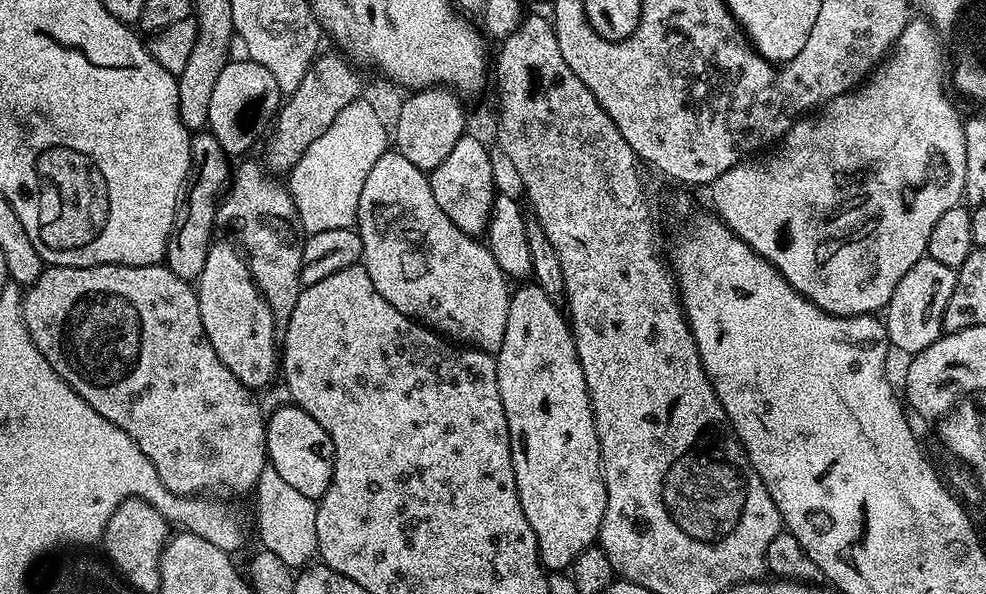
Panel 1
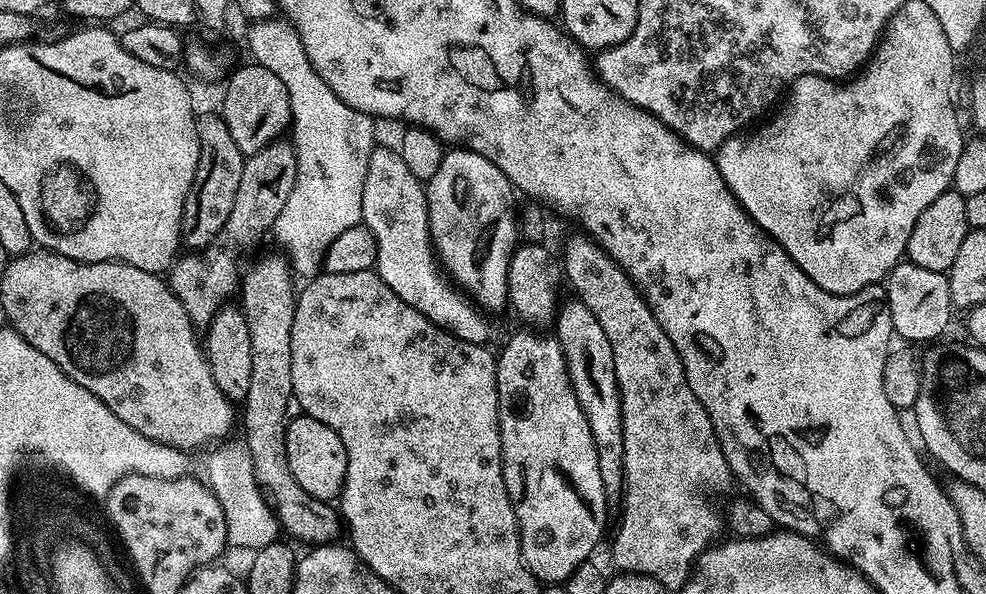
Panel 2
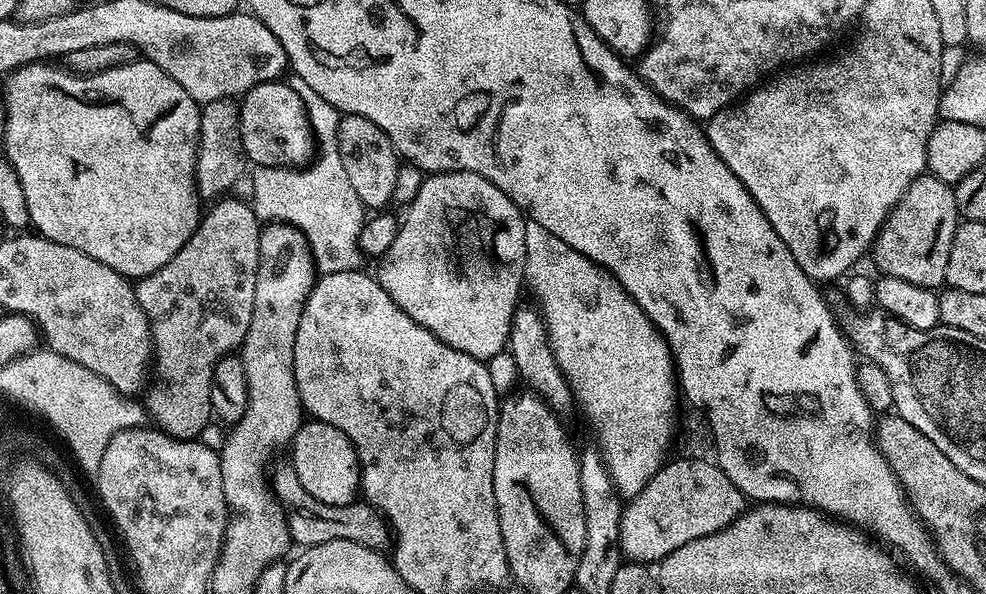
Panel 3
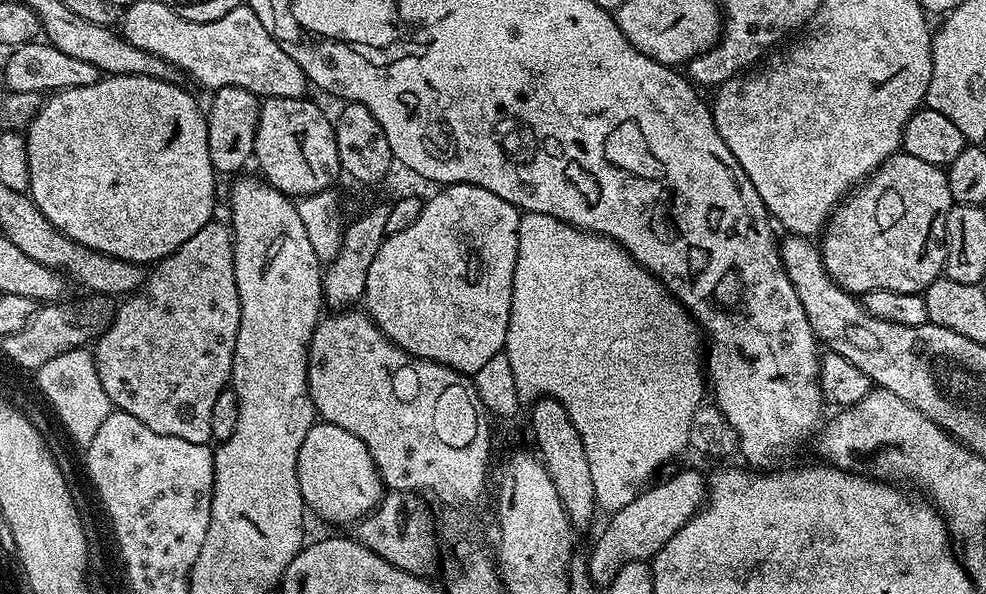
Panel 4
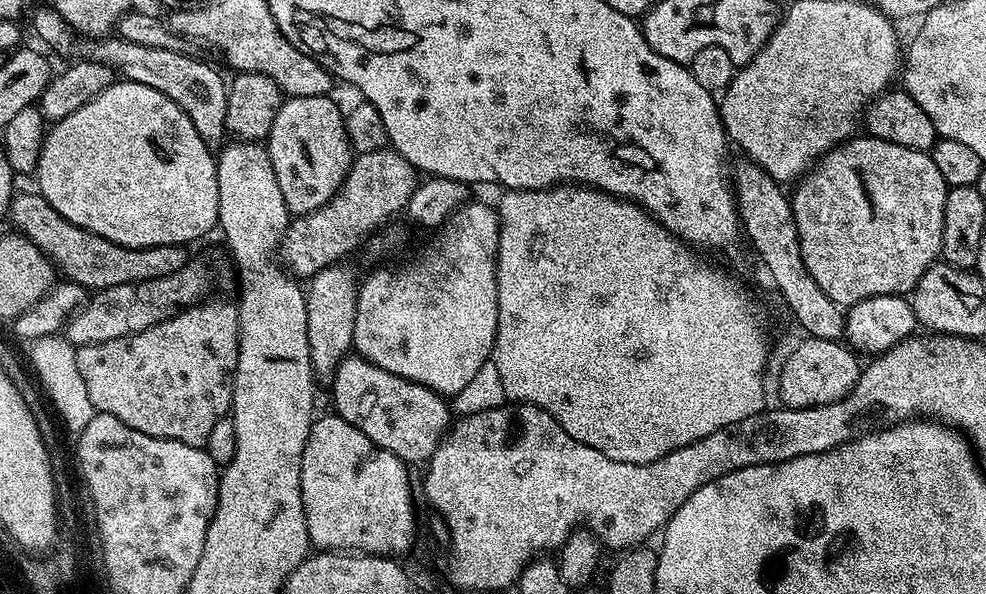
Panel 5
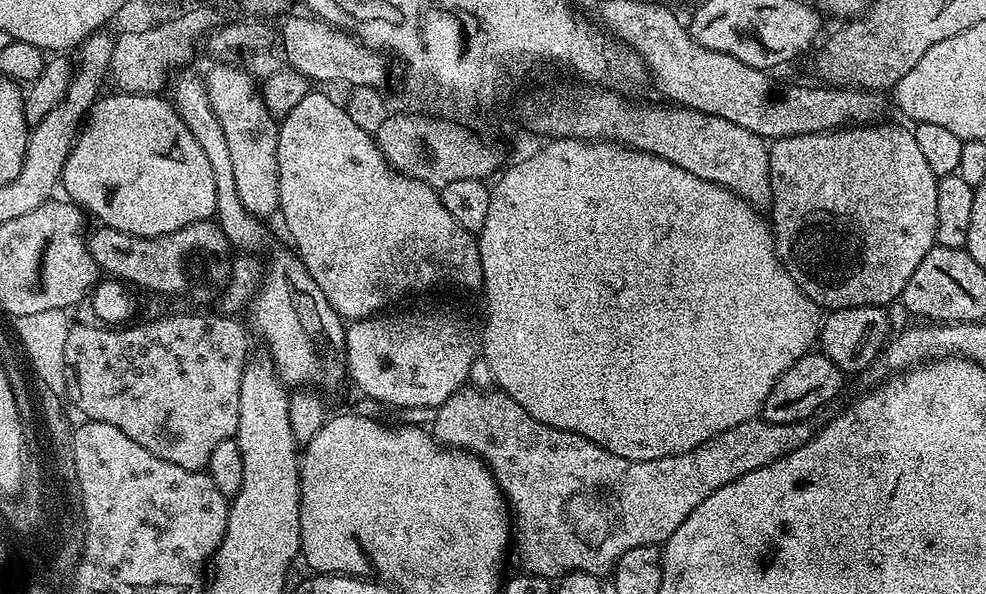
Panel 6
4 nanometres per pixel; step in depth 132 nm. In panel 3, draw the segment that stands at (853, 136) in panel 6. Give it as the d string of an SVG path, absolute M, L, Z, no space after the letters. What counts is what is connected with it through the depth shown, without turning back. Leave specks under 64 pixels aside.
M931 174L920 176L906 190L906 194L892 207L892 212L880 228L874 245L877 273L894 278L906 278L914 286L939 289L946 278L946 262L950 262L950 242L954 242L954 230L958 223L953 185L942 182Z

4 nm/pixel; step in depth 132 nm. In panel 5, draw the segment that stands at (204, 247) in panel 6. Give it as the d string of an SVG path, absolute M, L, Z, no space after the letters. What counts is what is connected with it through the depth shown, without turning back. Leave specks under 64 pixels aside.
M17 191L13 195L7 219L12 220L16 227L13 229L19 235L34 242L40 252L46 253L65 281L80 284L87 290L103 290L150 278L166 278L166 274L174 274L184 265L186 253L181 245L149 248L118 246L90 230L82 230L82 226L74 226L74 222L66 222L66 218L62 218L62 214L58 214L58 210L54 210L54 206L50 206L50 202L46 202L39 191L31 191Z

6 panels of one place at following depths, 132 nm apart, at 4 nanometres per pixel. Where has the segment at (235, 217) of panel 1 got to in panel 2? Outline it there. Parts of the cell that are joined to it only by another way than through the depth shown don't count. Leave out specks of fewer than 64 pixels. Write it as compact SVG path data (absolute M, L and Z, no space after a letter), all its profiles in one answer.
M276 250L258 257L249 268L243 269L240 277L238 304L246 318L246 326L250 330L250 390L246 390L246 398L242 402L242 424L244 420L242 443L248 448L250 462L254 462L254 478L264 494L264 499L275 512L276 521L279 522L283 535L285 537L293 536L293 538L288 538L293 541L301 540L302 543L308 544L304 546L319 546L331 544L339 537L336 536L339 532L341 535L342 517L331 503L316 500L310 494L306 494L294 482L294 476L290 474L290 468L286 462L286 430L290 419L288 400L290 404L293 399L292 375L290 374L290 334L294 326L294 310L298 295L297 285L292 285L292 280L294 281L294 273L288 257Z

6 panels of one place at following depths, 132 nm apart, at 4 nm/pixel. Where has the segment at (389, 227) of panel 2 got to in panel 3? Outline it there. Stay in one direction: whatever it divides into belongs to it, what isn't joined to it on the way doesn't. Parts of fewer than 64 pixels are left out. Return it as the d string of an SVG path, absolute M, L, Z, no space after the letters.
M341 115L338 154L342 154L342 166L350 177L350 186L354 186L354 194L358 194L365 209L387 209L393 203L394 178L398 174L401 161L398 159L396 147L392 145L390 138L386 138L384 131L374 126L370 118Z

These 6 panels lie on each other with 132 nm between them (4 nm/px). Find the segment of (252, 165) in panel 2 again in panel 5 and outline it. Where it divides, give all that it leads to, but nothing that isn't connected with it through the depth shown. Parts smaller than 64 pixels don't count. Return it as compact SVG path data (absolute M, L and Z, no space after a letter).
M209 299L207 302L196 305L195 308L186 308L177 312L169 320L158 322L146 330L136 332L133 336L123 336L110 342L101 344L81 344L76 348L78 370L82 374L82 382L86 382L86 394L90 394L90 402L96 407L97 412L114 414L118 422L126 422L130 430L142 430L142 434L150 434L154 438L166 438L186 442L186 446L203 448L206 438L210 438L210 430L214 430L214 422L221 416L229 415L232 407L232 379L236 377L238 366L238 346L240 345L240 313L235 303L227 304L224 300Z

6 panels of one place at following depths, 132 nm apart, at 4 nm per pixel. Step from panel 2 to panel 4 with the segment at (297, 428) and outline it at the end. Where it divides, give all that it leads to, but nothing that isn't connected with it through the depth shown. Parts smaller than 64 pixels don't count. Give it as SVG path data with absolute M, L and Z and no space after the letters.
M317 422L298 450L298 486L302 490L305 509L321 516L328 524L355 525L356 521L377 508L386 489L370 450L362 438L354 438L342 426Z

